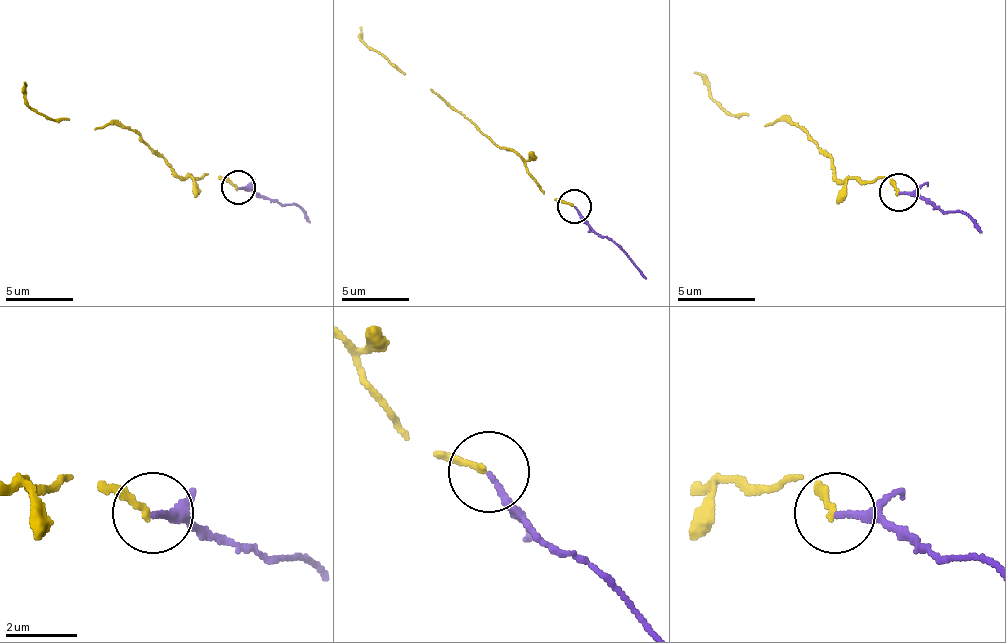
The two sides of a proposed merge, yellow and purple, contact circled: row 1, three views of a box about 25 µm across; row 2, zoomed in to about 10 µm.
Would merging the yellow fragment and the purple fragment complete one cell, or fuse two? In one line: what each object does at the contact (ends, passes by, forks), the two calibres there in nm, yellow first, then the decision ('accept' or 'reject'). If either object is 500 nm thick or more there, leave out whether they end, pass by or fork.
yellow ends; purple ends; calibres 170 and 170 nm; accept

